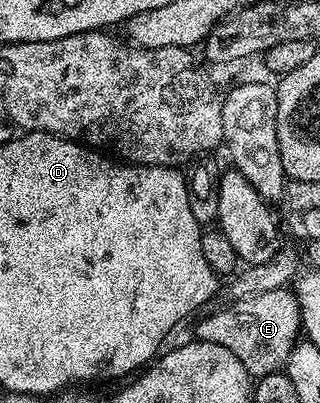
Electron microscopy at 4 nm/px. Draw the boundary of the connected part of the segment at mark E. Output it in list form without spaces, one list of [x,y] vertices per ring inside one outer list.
[[[292,288],[263,291],[263,295],[231,301],[220,307],[222,309],[214,313],[204,314],[206,317],[197,325],[196,340],[227,347],[227,351],[247,367],[250,378],[266,377],[284,370],[287,355],[291,355],[291,347],[297,344],[302,332],[300,307]]]

